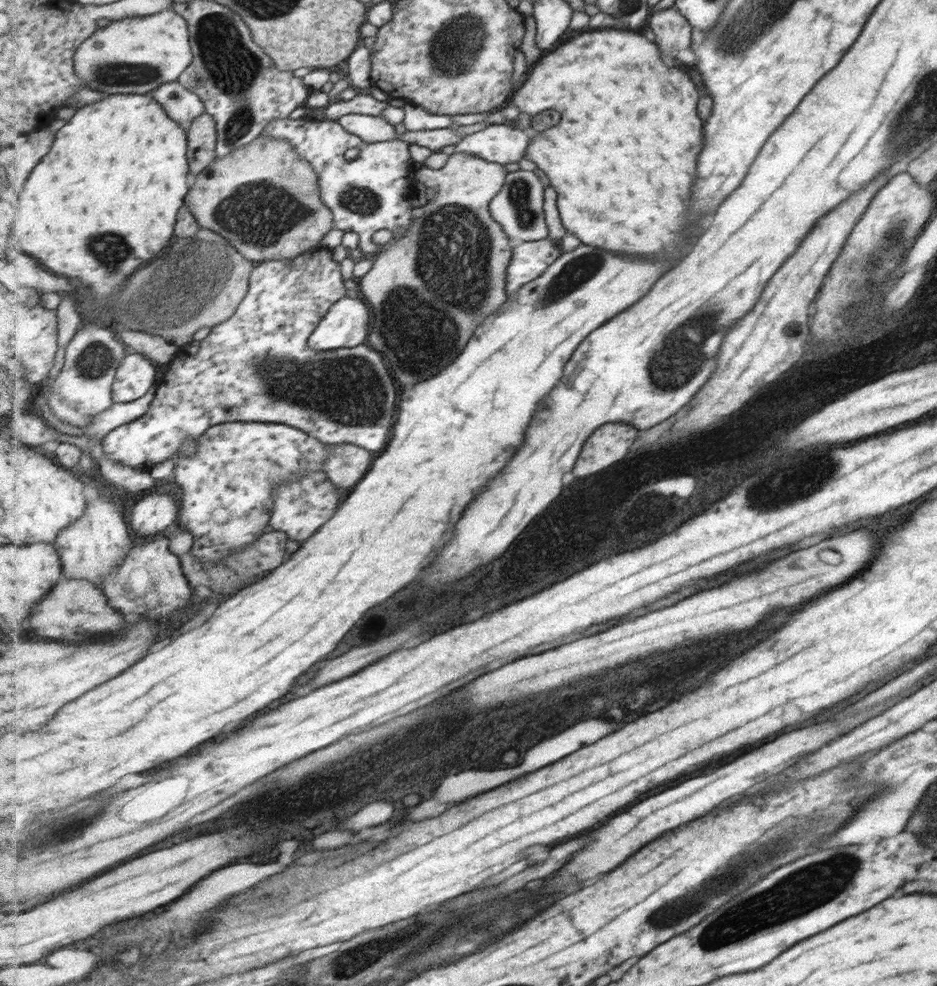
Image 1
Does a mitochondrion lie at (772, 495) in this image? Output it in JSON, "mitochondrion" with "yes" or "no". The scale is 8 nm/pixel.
{"mitochondrion":"yes"}

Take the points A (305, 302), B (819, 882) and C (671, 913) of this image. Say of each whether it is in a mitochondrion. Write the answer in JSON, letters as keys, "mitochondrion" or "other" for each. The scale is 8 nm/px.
{"A":"other","B":"mitochondrion","C":"mitochondrion"}

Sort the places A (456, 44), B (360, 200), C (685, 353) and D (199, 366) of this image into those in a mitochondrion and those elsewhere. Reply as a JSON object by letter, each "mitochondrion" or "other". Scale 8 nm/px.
{"A":"mitochondrion","B":"mitochondrion","C":"mitochondrion","D":"other"}

